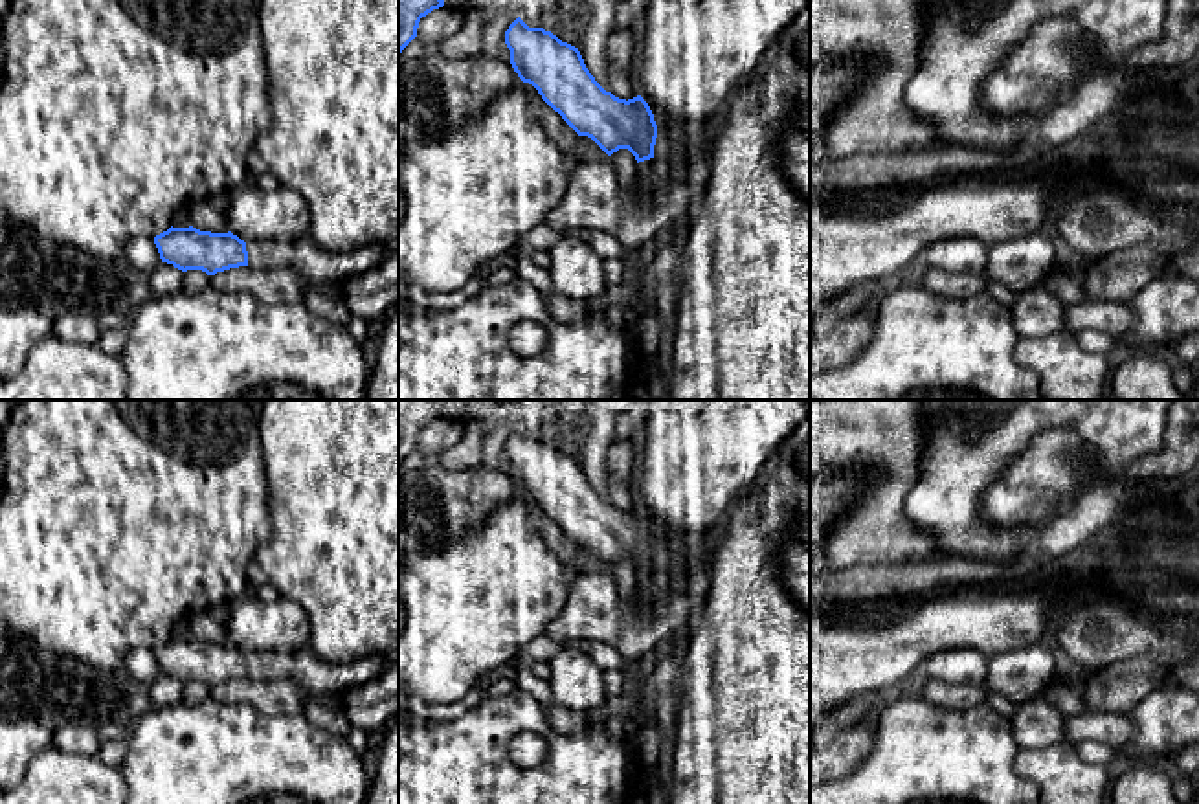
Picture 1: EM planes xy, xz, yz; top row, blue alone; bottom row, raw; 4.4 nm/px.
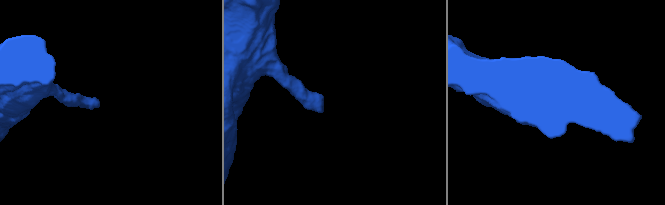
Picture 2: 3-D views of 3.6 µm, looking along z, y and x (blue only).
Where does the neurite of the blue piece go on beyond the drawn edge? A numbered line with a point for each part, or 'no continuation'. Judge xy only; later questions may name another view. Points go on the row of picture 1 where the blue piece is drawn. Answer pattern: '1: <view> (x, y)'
1: xy (322, 268)

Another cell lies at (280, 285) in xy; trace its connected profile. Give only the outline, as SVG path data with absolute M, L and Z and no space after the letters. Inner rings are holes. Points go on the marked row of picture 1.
M239 266L211 275L211 286L222 292L248 292L255 299L277 305L277 303L303 303L307 290L316 290L308 279L305 279L294 268L250 268Z

